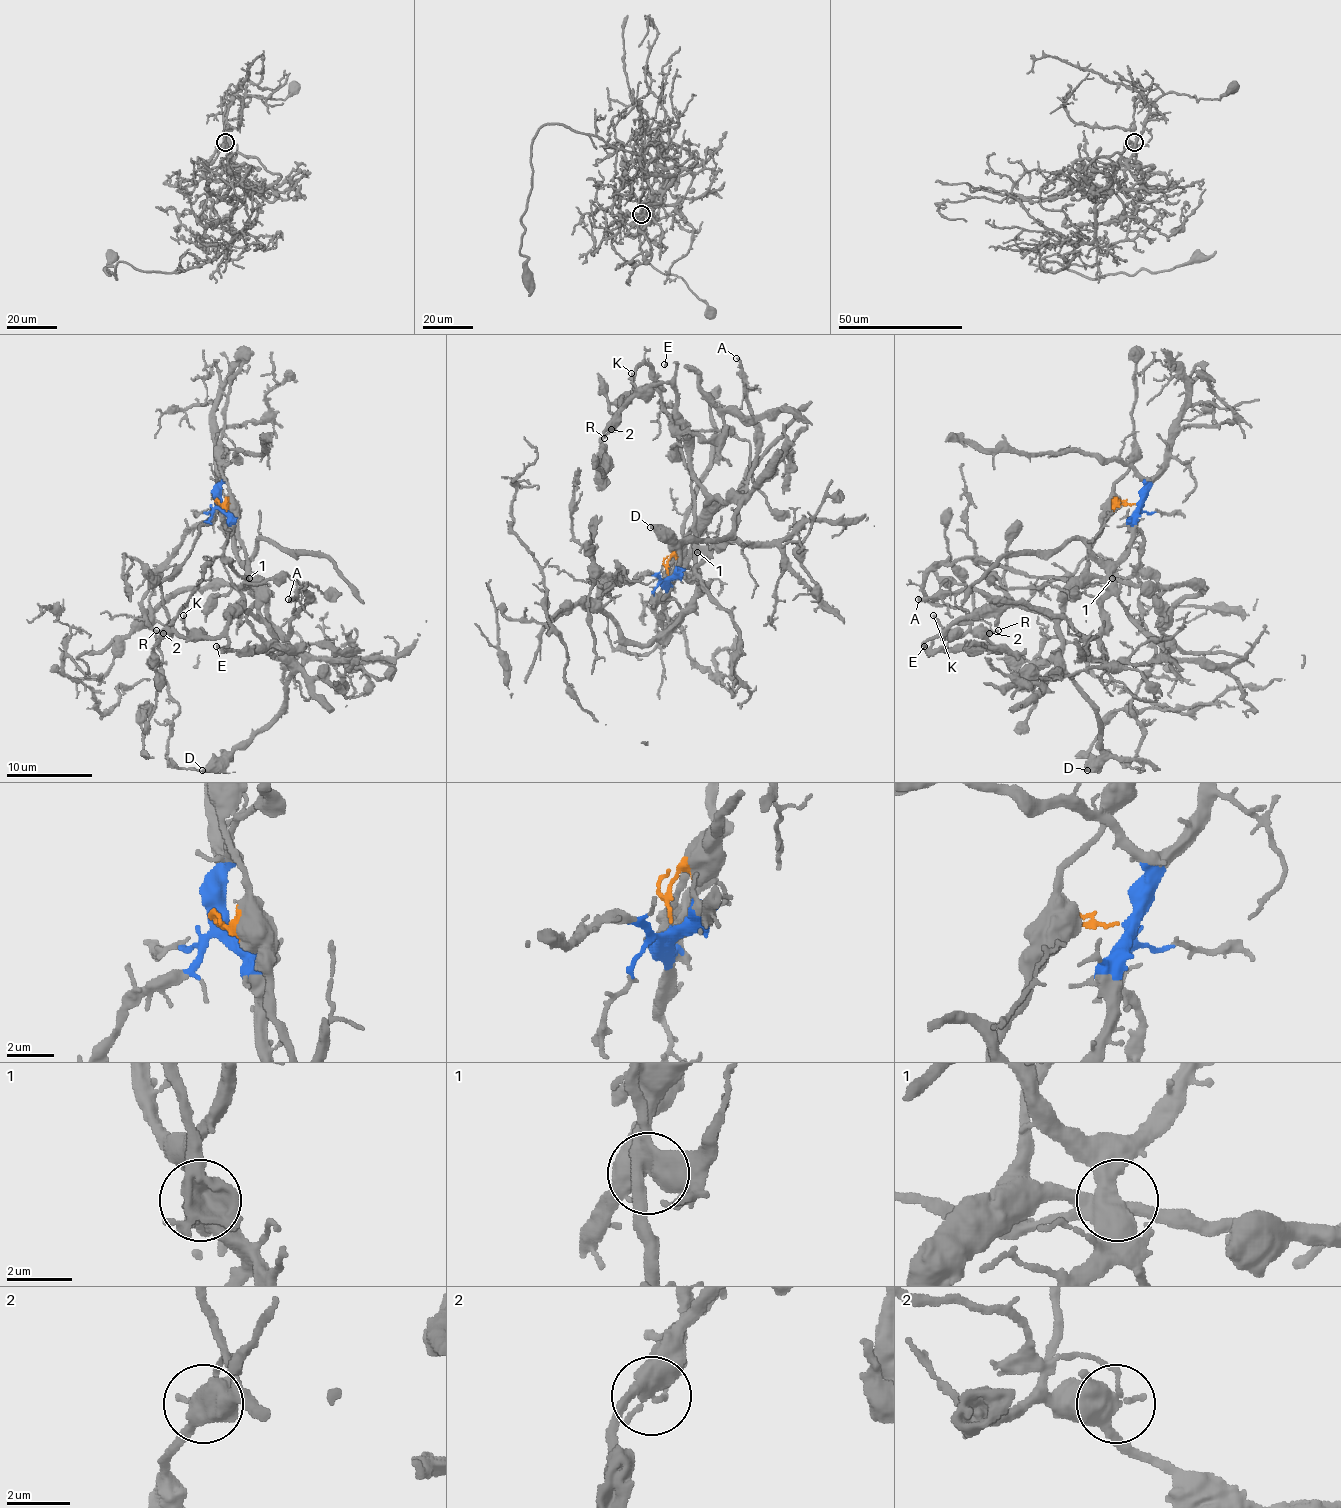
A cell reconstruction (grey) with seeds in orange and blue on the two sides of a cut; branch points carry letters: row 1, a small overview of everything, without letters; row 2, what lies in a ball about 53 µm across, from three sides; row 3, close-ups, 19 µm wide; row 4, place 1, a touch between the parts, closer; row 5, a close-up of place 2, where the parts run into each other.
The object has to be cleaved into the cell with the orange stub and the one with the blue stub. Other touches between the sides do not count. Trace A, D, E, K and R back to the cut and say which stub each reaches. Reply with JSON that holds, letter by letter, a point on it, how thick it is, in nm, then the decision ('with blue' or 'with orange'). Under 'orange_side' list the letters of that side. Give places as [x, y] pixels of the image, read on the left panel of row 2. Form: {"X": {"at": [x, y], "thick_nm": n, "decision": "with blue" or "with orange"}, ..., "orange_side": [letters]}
{"A": {"at": [288, 599], "thick_nm": 300, "decision": "with blue"}, "D": {"at": [202, 770], "thick_nm": 500, "decision": "with orange"}, "E": {"at": [216, 646], "thick_nm": 120, "decision": "with orange"}, "K": {"at": [183, 615], "thick_nm": 200, "decision": "with orange"}, "R": {"at": [156, 630], "thick_nm": 140, "decision": "with orange"}, "orange_side": ["D", "E", "K", "R"]}

